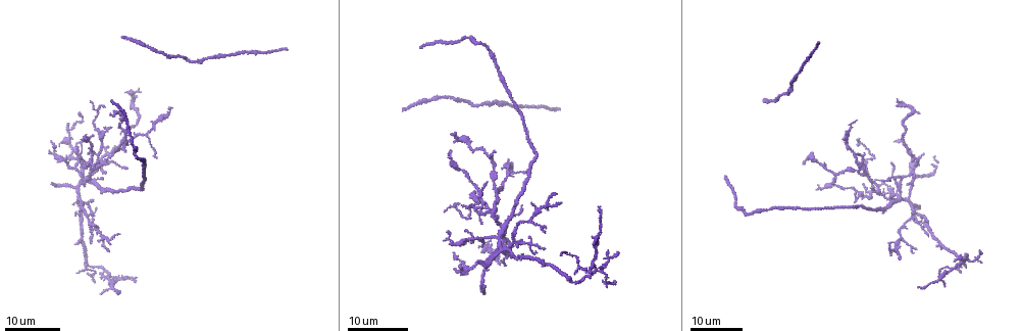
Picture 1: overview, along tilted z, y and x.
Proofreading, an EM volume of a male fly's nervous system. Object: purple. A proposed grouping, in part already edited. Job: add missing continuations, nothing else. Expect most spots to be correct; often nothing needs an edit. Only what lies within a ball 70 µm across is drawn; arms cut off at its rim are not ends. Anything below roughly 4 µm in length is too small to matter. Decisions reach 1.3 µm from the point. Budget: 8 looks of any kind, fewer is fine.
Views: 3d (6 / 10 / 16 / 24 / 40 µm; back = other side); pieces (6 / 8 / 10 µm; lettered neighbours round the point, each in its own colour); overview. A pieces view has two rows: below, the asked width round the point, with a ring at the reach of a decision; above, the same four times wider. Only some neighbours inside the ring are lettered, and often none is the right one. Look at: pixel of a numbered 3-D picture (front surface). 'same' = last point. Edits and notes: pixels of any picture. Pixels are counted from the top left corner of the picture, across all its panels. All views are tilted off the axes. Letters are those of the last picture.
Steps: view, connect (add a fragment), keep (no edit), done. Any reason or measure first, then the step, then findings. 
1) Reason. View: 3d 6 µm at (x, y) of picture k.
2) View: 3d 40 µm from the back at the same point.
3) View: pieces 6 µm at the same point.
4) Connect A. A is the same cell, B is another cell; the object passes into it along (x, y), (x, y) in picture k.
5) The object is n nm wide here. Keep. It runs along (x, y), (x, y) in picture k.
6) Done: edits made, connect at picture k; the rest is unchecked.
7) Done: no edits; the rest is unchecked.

Tapers out. View: 3d 16 µm at (452, 133) of picture 1.

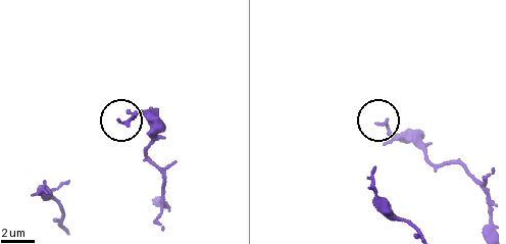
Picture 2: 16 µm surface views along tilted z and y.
View: pieces 6 µm at (376, 124) of picture 2.

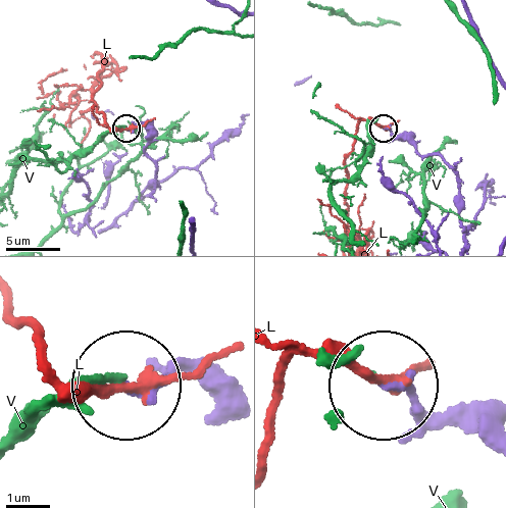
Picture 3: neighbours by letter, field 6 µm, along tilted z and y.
Keep. L and V are other cells; it runs along (464, 239), (456, 172), (441, 157), (420, 154), (384, 126) in picture 3; none of them fits.

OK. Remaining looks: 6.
Tapers out. View: 3d 16 µm at (86, 140) of picture 1.

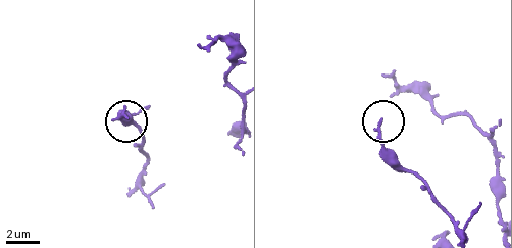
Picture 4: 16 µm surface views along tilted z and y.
View: pieces 10 µm at (127, 117) of picture 4.

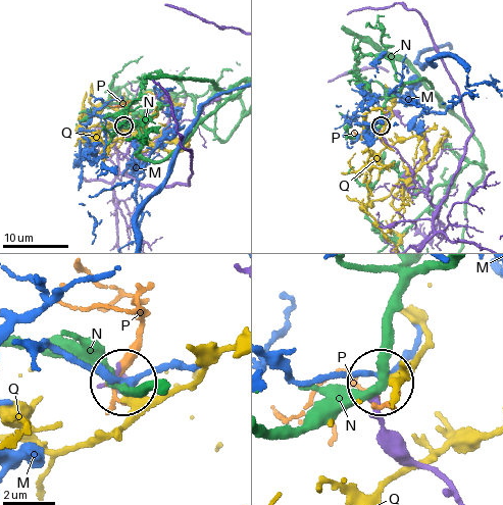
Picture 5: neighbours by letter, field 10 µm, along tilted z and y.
Keep. M, N, P and Q are other cells; it runs along (454, 491), (411, 462), (389, 435), (380, 410), (382, 385) in picture 5; none of them fits.

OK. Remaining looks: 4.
Branch stops here. View: 3d 16 µm at (489, 243) of picture 1.

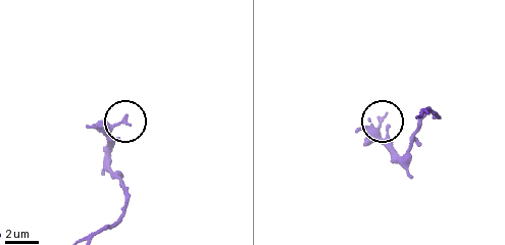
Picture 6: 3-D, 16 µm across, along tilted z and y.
View: pieces 6 µm at (385, 117) of picture 6.

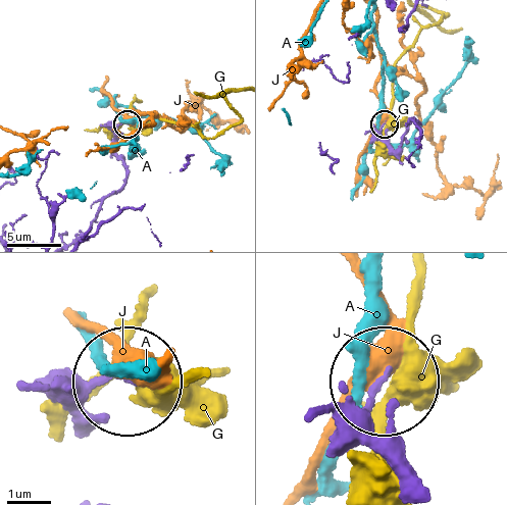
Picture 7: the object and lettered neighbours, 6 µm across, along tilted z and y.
Keep. A, G and J are other cells; no lettered fragment goes on from it.

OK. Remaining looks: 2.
Branch stops here. View: 3d 16 µm at (915, 213) of picture 1.

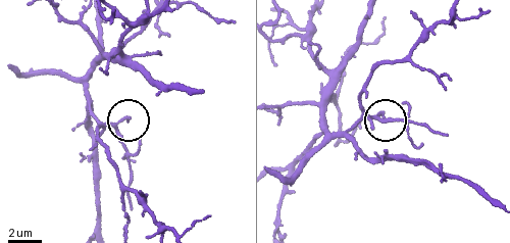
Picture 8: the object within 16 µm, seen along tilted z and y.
View: pieces 10 µm at (129, 122) of picture 8.

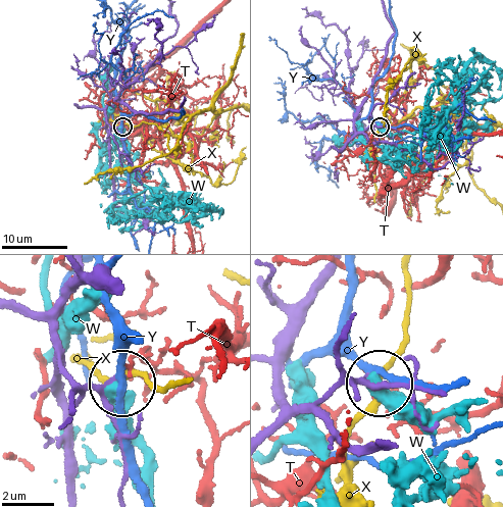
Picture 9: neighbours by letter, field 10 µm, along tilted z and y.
Keep. T, W, X and Y are other cells; no lettered fragment goes on from it.

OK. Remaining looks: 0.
Done: no edits; the rest is unchecked.

